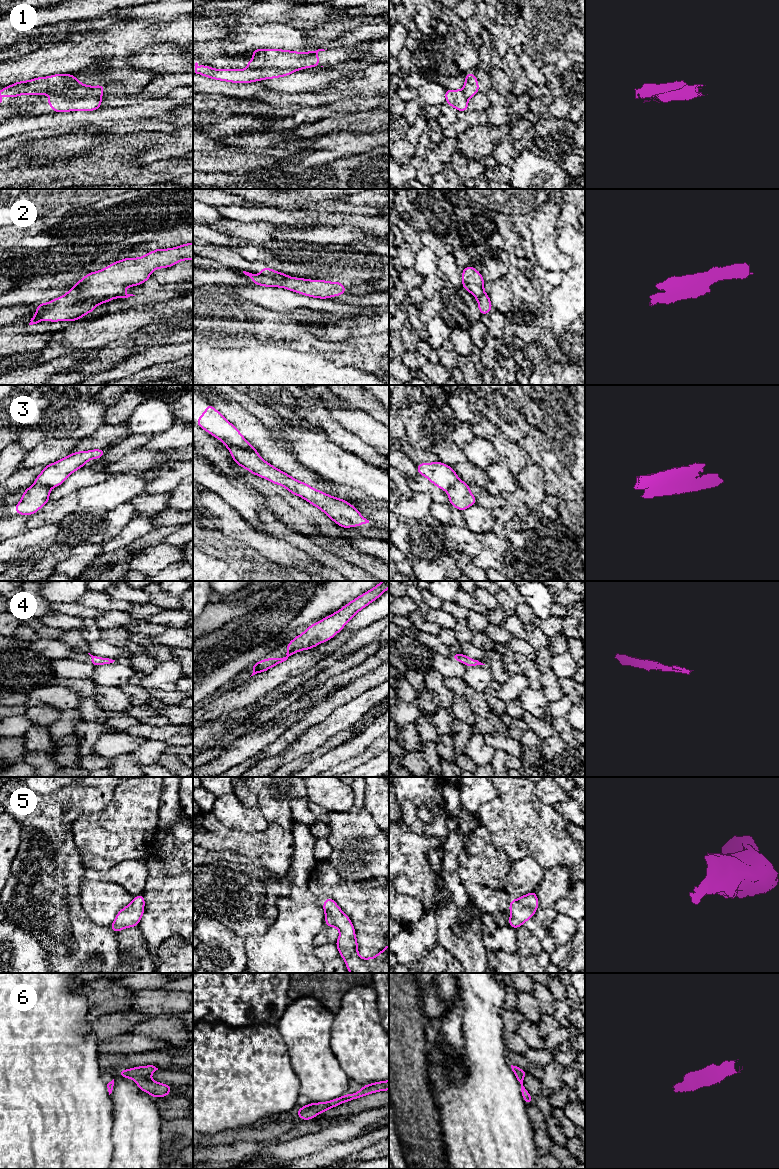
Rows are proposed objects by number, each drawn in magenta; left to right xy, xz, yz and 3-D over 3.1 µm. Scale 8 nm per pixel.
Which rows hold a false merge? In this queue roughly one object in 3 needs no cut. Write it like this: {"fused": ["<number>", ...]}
{"fused": ["1", "2", "3"]}

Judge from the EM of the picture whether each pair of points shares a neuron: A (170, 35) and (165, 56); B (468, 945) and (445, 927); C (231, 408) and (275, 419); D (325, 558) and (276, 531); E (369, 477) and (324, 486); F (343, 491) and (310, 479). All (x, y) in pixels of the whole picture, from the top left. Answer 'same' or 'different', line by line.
A: different
B: same
C: different
D: same
E: different
F: different

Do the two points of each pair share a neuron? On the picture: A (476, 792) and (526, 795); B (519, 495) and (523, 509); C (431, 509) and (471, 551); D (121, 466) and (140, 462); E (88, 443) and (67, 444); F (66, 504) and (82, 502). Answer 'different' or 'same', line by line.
A: different
B: same
C: different
D: same
E: different
F: same

